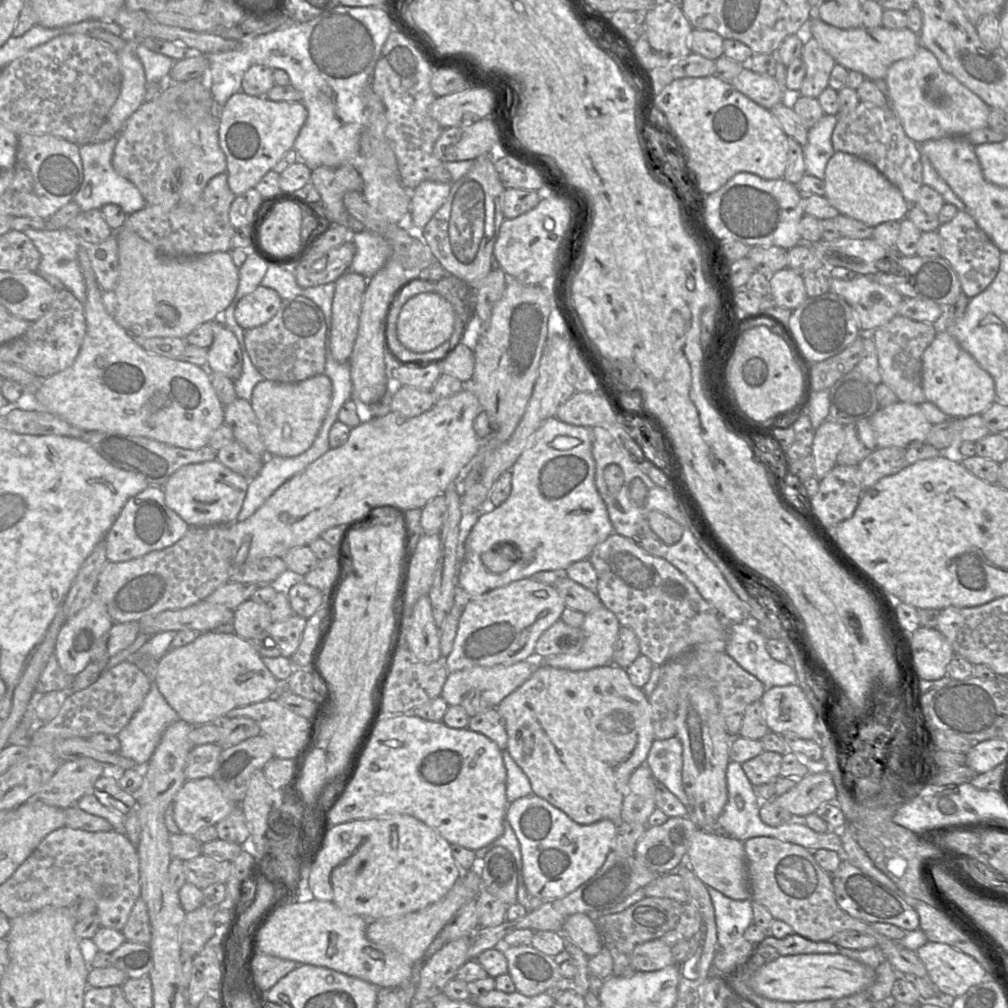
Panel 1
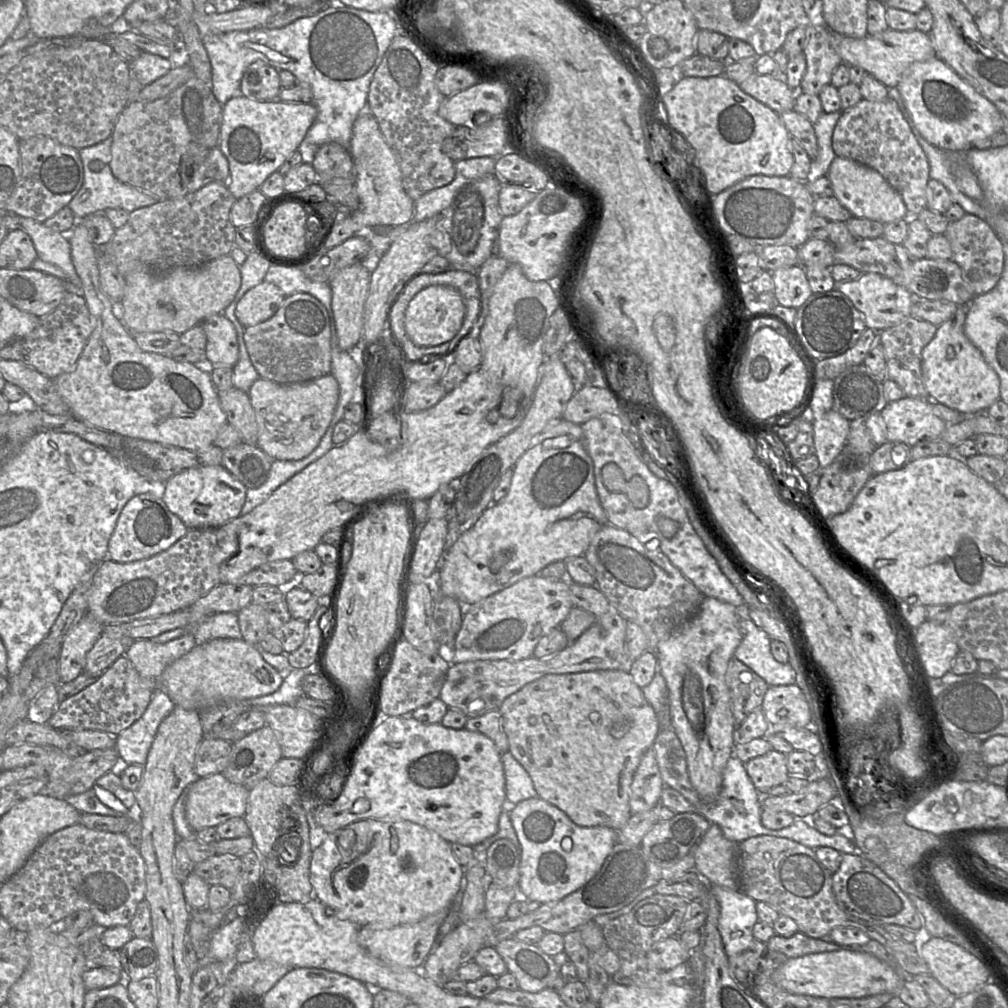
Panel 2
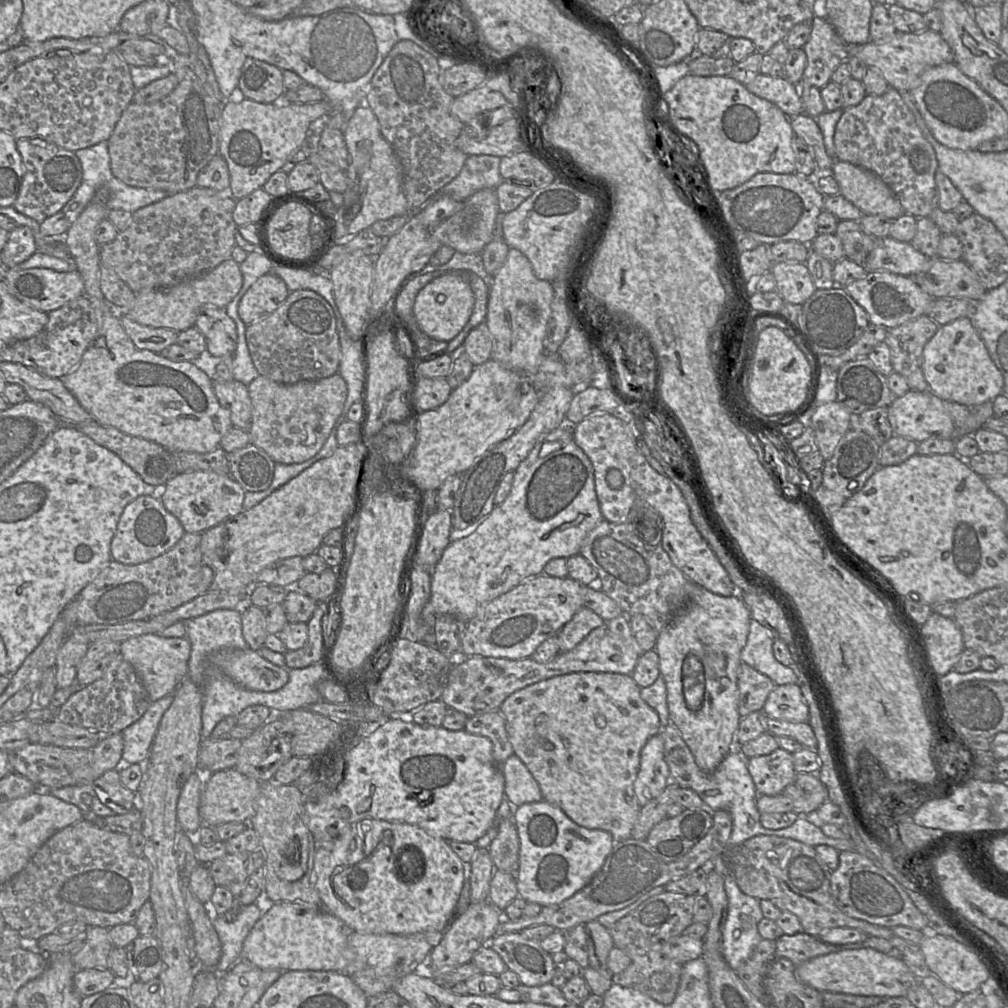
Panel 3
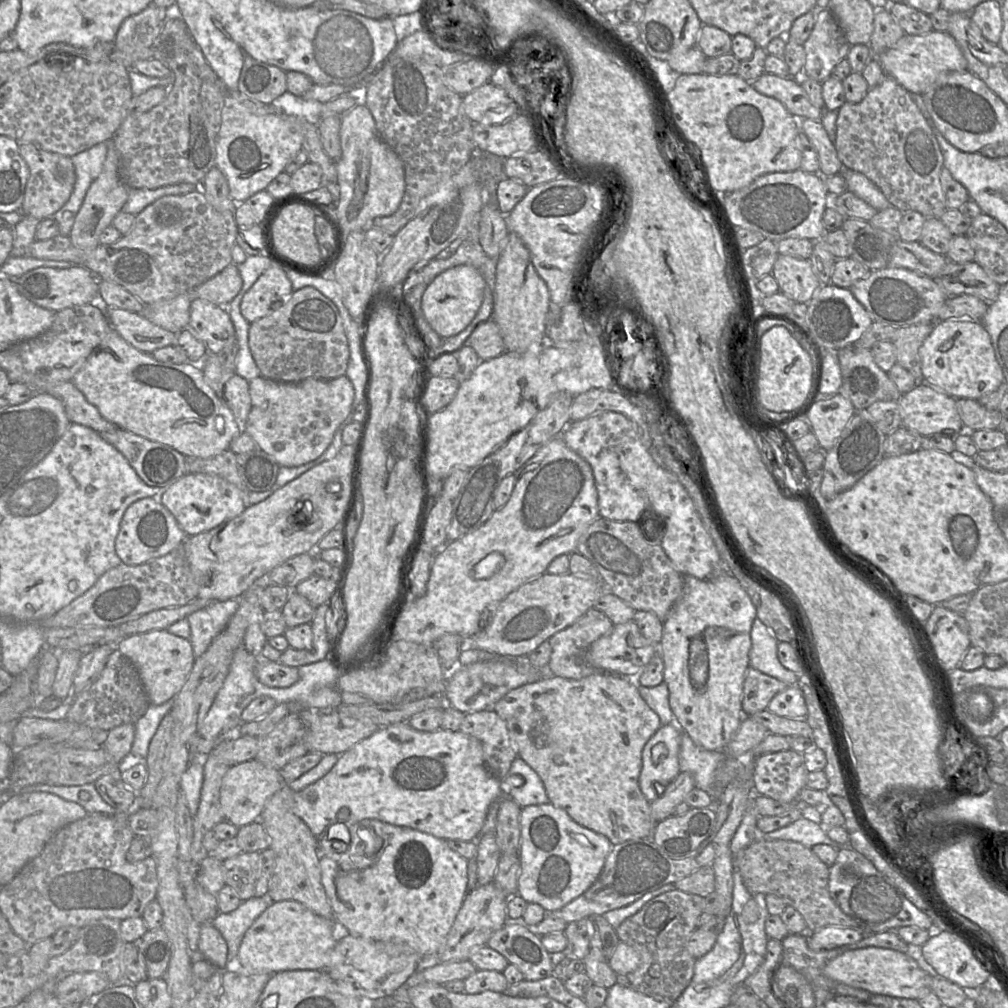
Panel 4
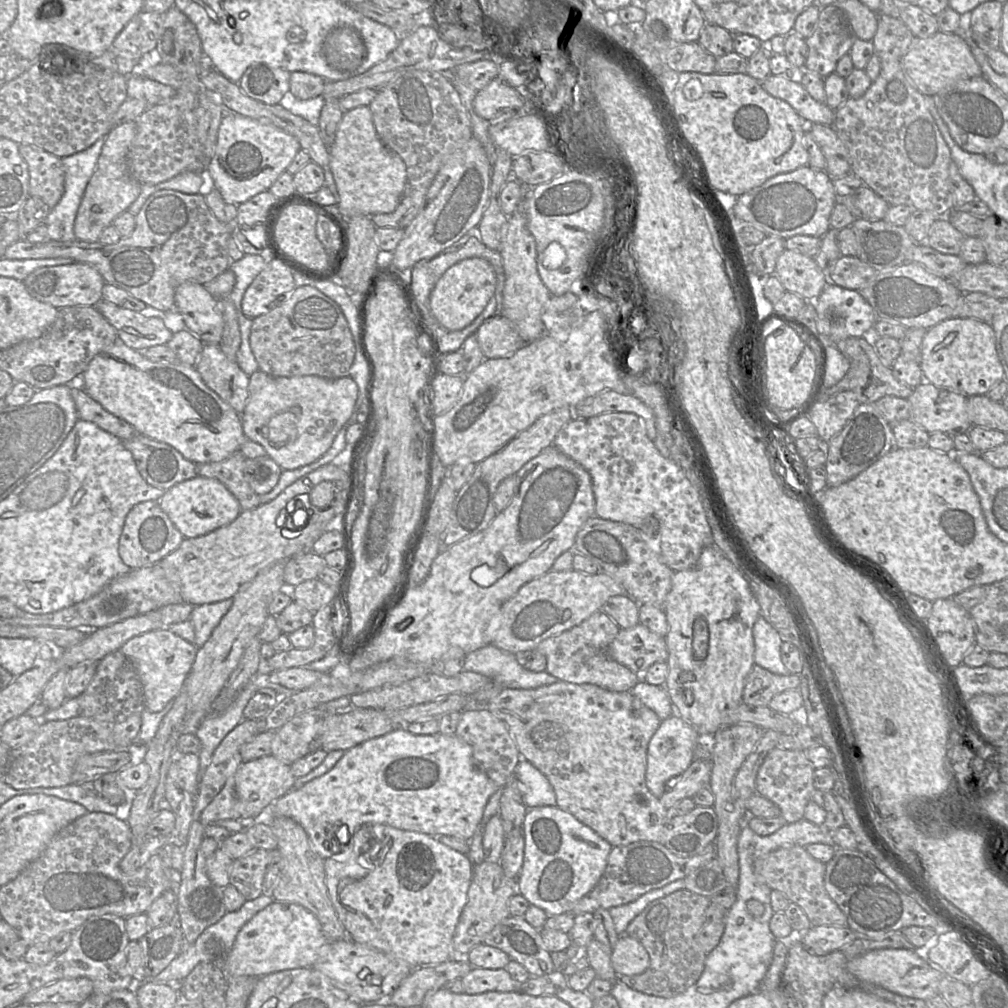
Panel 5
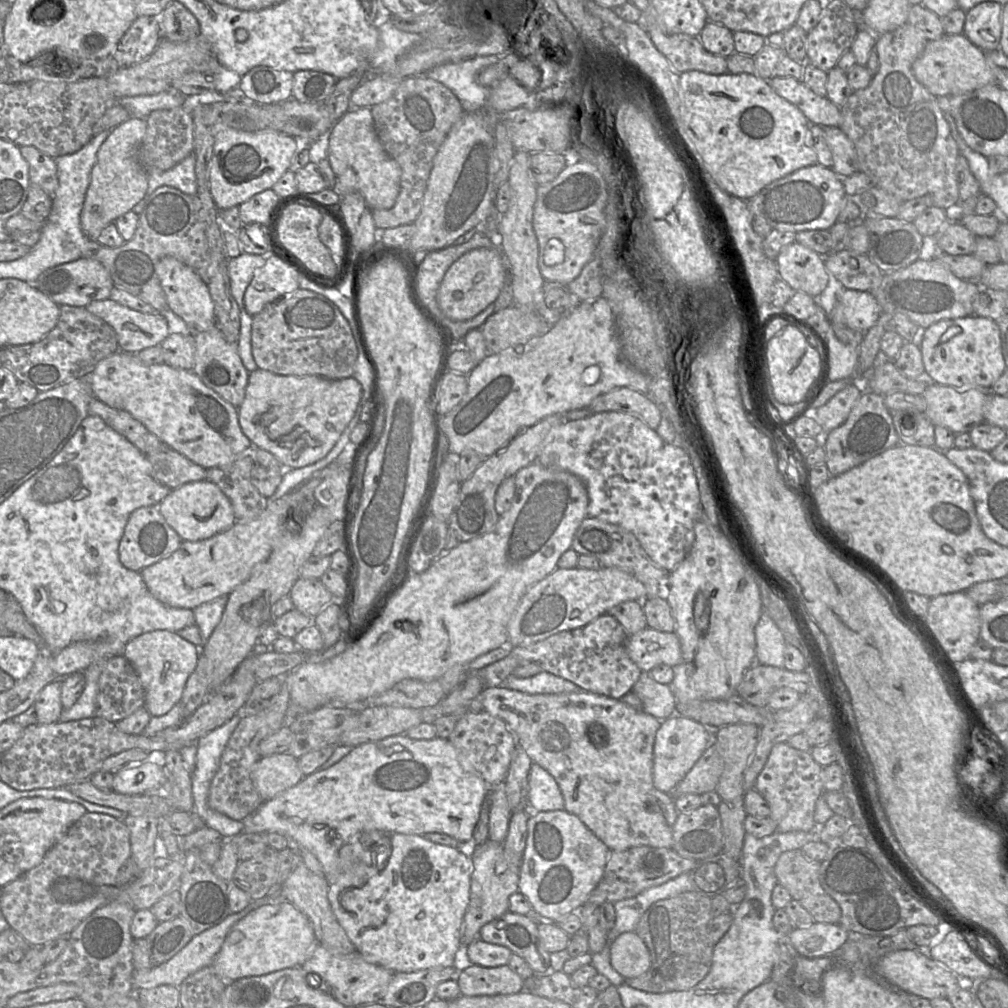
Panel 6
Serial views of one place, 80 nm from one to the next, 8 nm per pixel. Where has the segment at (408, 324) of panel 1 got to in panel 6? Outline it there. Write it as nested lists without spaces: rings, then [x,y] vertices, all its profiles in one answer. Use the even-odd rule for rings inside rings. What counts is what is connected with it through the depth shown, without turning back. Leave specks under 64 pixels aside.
[[[476,248],[457,259],[446,272],[437,292],[444,315],[453,321],[467,321],[494,303],[503,289],[507,274],[506,257],[501,249]]]

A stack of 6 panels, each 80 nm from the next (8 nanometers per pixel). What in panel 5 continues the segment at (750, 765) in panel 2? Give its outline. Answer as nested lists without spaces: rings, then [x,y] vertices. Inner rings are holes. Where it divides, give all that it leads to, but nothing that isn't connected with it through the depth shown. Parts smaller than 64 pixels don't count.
[[[774,748],[771,750],[756,777],[756,792],[774,802],[780,808],[780,816],[786,822],[794,823],[804,819],[806,805],[811,801],[811,795],[815,790],[813,774],[815,768],[806,756],[804,750],[785,750]]]

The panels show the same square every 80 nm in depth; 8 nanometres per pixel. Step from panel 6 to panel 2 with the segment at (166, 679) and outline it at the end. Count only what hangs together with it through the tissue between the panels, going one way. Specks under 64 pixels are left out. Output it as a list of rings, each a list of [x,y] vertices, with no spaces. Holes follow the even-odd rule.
[[[188,631],[182,637],[163,644],[155,643],[151,639],[135,640],[125,656],[142,677],[159,682],[166,667],[195,646],[194,636]]]

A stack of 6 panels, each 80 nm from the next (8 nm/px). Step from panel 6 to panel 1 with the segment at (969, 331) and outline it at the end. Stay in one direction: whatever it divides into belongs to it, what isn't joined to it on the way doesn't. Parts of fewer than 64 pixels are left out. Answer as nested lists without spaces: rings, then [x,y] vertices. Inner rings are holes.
[[[962,292],[955,303],[945,306],[946,309],[941,318],[932,323],[937,334],[922,357],[922,387],[926,400],[935,404],[949,418],[966,418],[981,414],[996,401],[992,376],[958,344],[947,330],[963,316],[969,301],[970,298]]]

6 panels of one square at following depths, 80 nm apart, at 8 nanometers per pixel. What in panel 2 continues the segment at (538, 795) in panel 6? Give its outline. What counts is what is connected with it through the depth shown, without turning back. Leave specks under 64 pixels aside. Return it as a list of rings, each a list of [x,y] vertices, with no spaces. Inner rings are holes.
[[[508,751],[501,755],[505,775],[506,800],[517,804],[538,796],[533,781],[524,767]]]

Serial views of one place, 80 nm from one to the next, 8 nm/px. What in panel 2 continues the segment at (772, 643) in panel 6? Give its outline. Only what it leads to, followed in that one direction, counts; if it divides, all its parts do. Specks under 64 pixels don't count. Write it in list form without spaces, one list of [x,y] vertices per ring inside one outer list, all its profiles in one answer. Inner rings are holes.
[[[741,611],[742,639],[733,657],[752,669],[769,686],[791,685],[796,682],[796,671],[789,663],[780,663],[772,655],[771,639]]]

